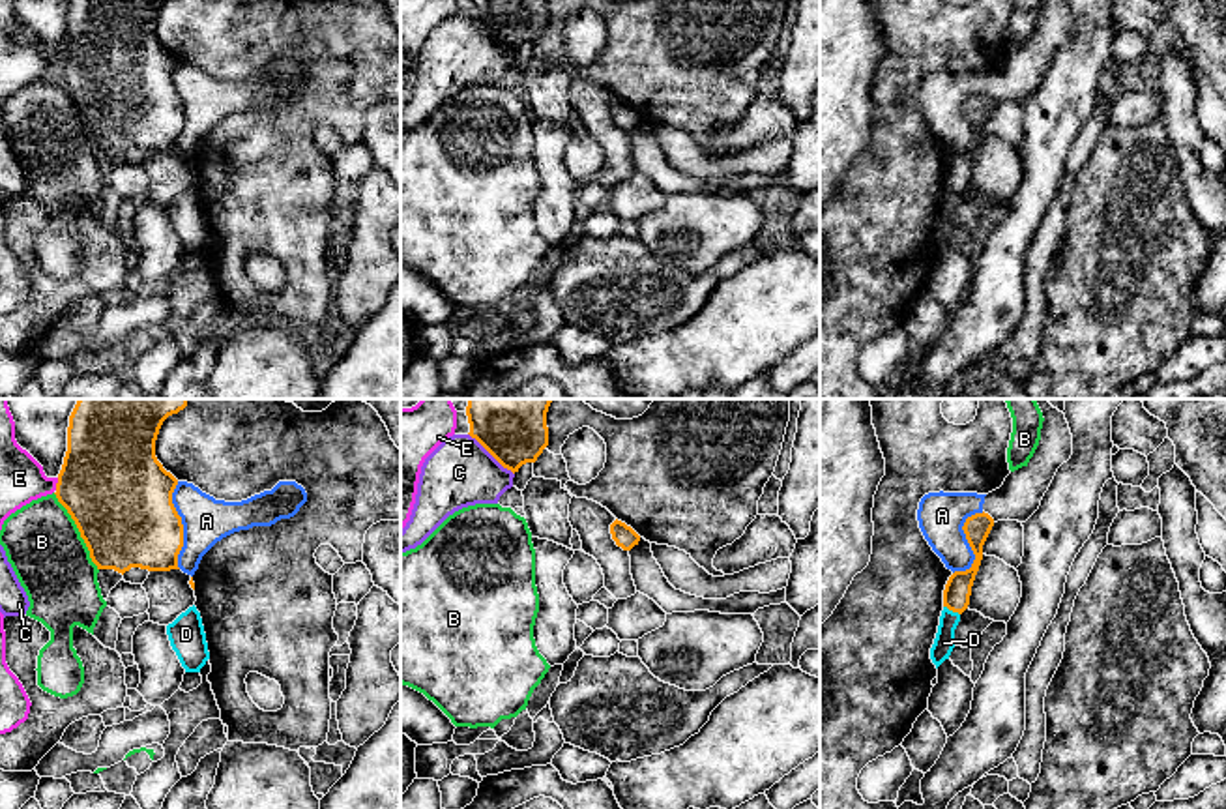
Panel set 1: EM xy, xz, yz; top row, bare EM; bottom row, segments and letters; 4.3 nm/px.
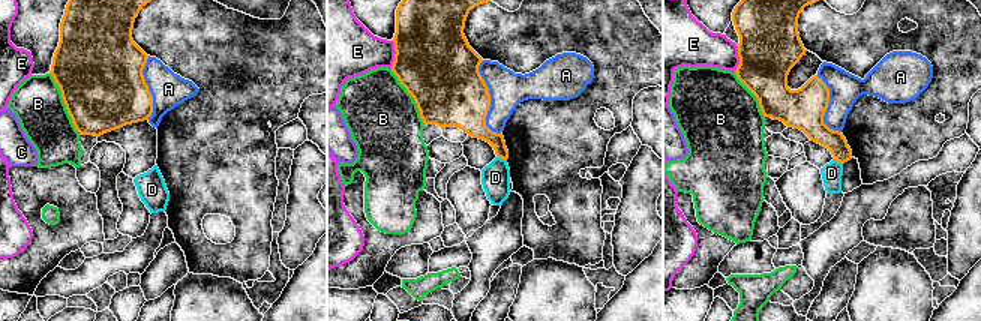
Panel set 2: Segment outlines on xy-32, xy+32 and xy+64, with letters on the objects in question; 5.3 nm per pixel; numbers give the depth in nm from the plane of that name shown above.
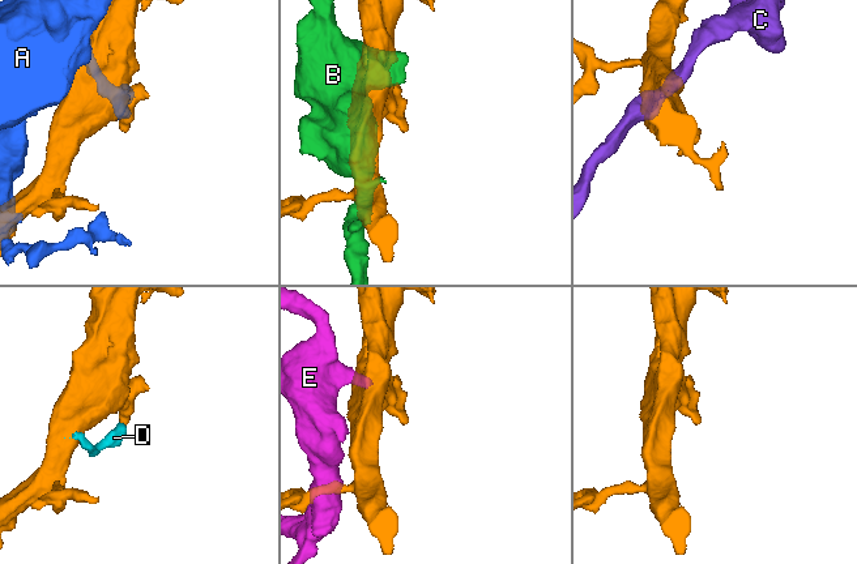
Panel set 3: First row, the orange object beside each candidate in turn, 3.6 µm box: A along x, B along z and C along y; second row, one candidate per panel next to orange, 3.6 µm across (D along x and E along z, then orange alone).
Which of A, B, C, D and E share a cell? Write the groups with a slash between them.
A / B / C / D / E

